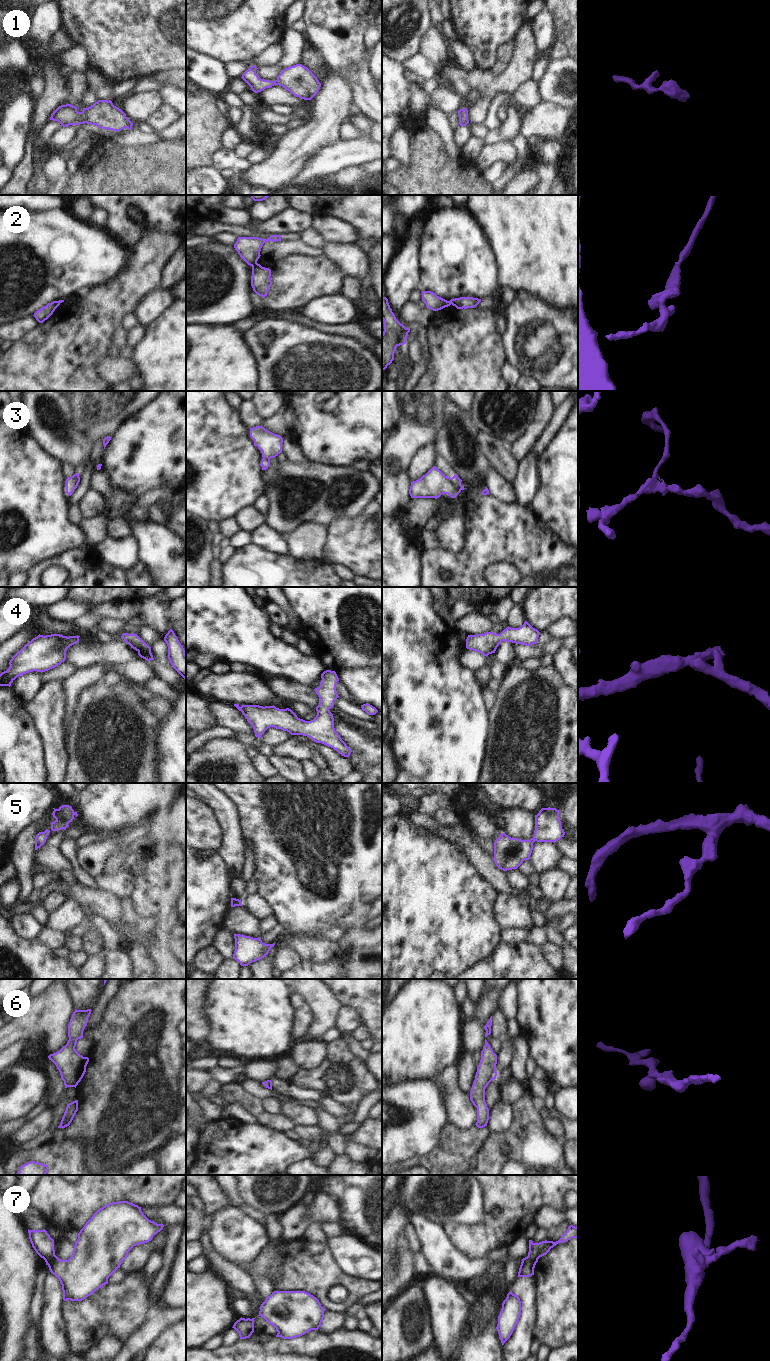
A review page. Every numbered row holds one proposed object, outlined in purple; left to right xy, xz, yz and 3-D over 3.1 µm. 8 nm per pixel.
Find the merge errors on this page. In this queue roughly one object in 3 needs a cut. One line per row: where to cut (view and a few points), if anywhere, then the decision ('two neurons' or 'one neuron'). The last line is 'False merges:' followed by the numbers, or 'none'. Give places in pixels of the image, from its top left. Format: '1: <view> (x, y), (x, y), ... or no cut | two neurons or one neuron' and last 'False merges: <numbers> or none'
1: no cut | one neuron
2: xz (256, 262), (252, 266) | two neurons
3: yz (446, 477), (460, 490) | two neurons
4: no cut | one neuron
5: no cut | one neuron
6: no cut | one neuron
7: xy (57, 1257), (48, 1265) | two neurons
False merges: 2, 3, 7

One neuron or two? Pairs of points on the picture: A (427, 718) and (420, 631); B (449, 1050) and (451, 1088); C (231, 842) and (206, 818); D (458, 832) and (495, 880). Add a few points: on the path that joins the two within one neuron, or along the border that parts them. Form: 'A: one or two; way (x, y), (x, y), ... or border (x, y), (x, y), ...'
A: one; way (427, 696), (427, 689), (420, 677), (420, 653)
B: two; border (454, 1065), (446, 1068), (433, 1080)
C: two; border (212, 812), (222, 833), (222, 844), (217, 851)
D: one; way (467, 844), (487, 868)

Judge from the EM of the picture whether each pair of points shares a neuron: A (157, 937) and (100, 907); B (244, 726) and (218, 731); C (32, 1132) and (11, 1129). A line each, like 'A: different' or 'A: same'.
A: same
B: different
C: different

